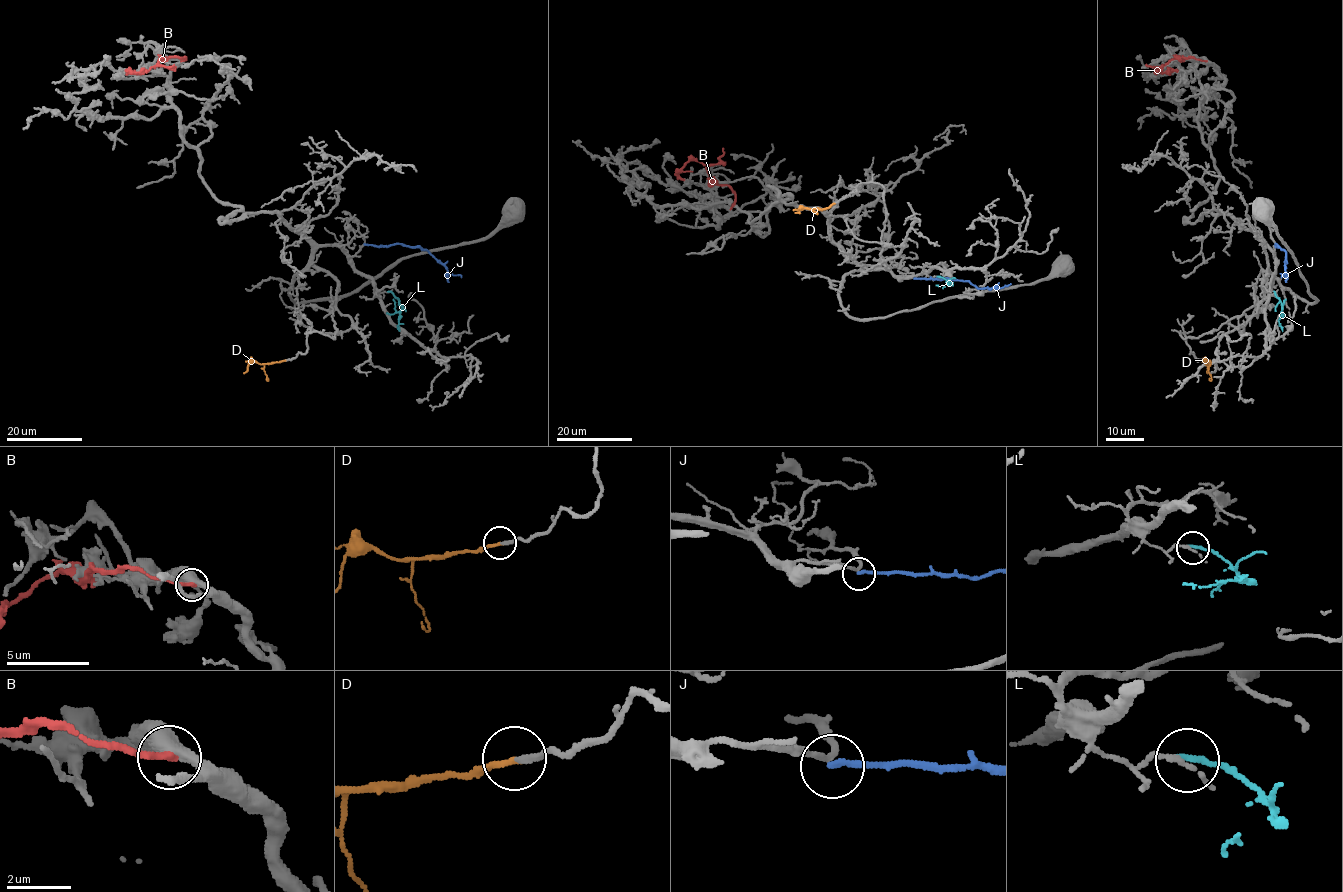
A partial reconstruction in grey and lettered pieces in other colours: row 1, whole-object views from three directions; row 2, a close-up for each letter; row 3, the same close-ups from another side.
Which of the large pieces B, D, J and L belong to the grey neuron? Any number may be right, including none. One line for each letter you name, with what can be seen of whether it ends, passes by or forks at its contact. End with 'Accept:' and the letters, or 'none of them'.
D: it ends there
Accept: D

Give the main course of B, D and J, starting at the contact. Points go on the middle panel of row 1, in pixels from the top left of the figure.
B: (731, 208), (734, 192), (727, 185), (719, 185), (697, 160), (689, 160), (681, 169), (678, 175), (684, 180)
D: (833, 203), (824, 209), (793, 210)
J: (914, 278), (951, 278), (970, 281), (978, 288), (1011, 284)

